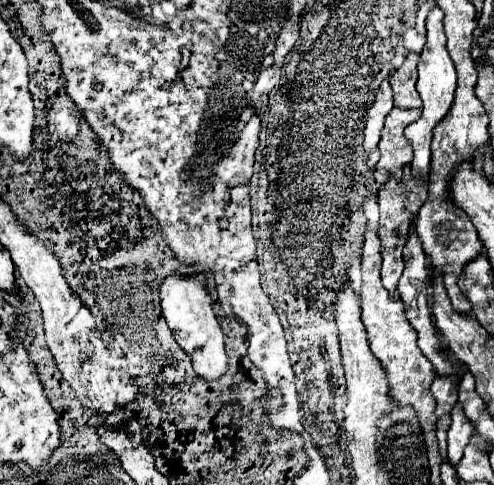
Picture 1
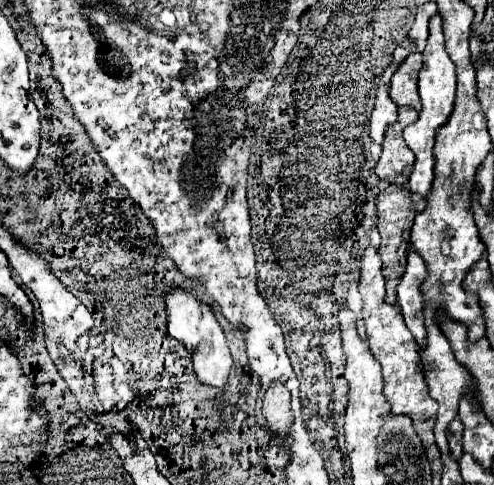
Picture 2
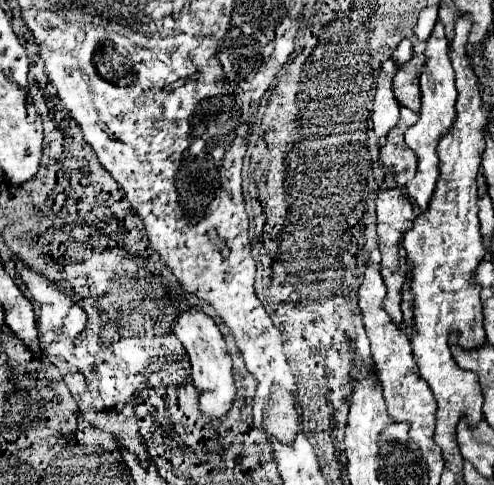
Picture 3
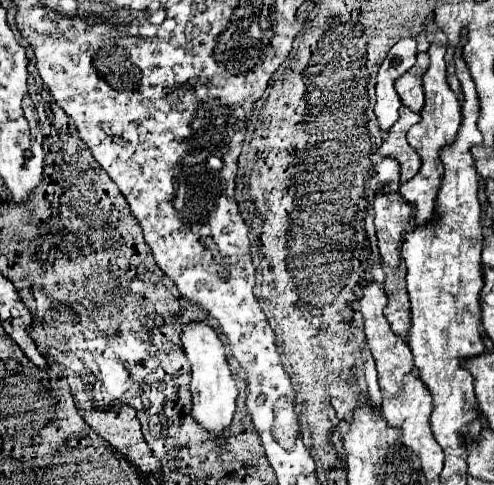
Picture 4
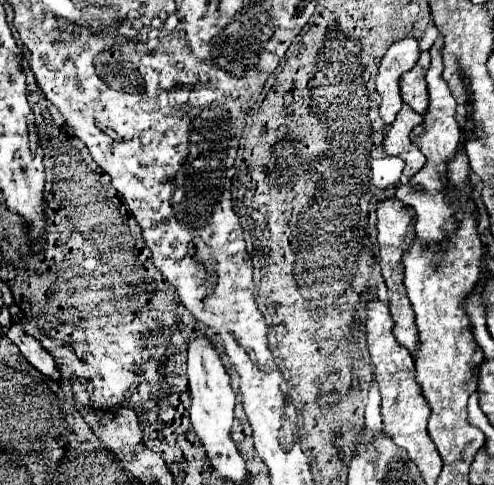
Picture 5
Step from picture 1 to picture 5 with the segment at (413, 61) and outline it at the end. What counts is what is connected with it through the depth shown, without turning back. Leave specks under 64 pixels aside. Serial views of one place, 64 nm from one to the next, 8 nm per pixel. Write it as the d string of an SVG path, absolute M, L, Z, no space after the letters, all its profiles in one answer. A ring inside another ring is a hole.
M422 52L418 62L402 74L400 78L400 92L402 100L418 114L424 114L428 110L428 84L426 84L426 70L430 64L430 52Z

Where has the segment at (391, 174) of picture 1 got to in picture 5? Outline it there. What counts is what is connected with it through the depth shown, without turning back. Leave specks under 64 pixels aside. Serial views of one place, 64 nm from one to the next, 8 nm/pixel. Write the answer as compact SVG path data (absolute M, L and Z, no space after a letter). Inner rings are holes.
M404 104L402 110L398 112L398 116L396 116L392 128L388 130L388 134L384 138L384 150L386 150L386 154L398 156L398 158L402 158L406 162L406 166L404 166L404 176L406 178L414 176L426 164L424 154L410 140L412 126L416 126L420 122L422 122L422 116L416 114L412 108L408 108Z

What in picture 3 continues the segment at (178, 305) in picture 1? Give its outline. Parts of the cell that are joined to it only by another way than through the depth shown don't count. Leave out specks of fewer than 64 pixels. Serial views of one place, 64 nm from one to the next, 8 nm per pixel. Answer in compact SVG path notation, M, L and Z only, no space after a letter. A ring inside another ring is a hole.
M196 310L184 312L174 322L172 330L188 352L188 358L192 364L192 382L200 394L198 396L200 412L212 420L224 418L236 398L236 386L234 386L234 376L232 376L232 360L226 350L226 342L222 338L222 332L218 330L216 322L210 316L196 312Z

